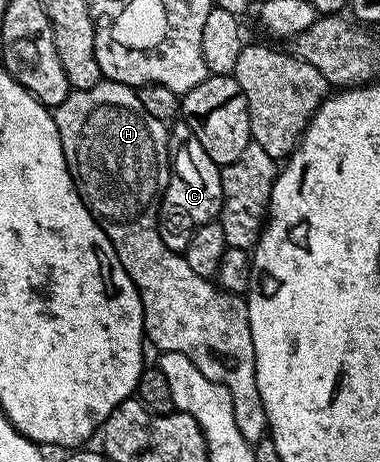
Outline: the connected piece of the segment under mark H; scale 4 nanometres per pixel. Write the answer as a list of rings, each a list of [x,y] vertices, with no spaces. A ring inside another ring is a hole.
[[[107,81],[94,85],[94,89],[69,90],[66,101],[54,108],[54,118],[58,125],[58,137],[62,141],[62,153],[66,157],[76,192],[82,197],[86,209],[90,209],[98,221],[102,233],[106,233],[110,245],[114,245],[114,253],[118,253],[122,269],[126,269],[130,281],[138,289],[147,342],[151,346],[153,343],[157,352],[173,351],[190,357],[202,377],[210,377],[210,381],[222,384],[230,393],[234,422],[239,432],[248,443],[255,445],[265,438],[268,418],[266,409],[262,409],[262,397],[258,397],[248,300],[230,291],[220,290],[212,279],[198,277],[198,273],[186,265],[183,254],[168,248],[160,236],[160,201],[172,175],[169,124],[158,121],[158,117],[150,117],[150,113],[142,109],[137,88]]]

